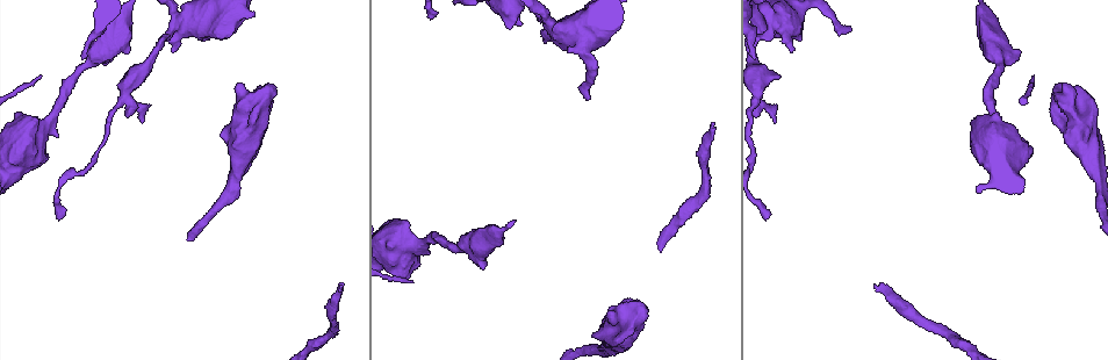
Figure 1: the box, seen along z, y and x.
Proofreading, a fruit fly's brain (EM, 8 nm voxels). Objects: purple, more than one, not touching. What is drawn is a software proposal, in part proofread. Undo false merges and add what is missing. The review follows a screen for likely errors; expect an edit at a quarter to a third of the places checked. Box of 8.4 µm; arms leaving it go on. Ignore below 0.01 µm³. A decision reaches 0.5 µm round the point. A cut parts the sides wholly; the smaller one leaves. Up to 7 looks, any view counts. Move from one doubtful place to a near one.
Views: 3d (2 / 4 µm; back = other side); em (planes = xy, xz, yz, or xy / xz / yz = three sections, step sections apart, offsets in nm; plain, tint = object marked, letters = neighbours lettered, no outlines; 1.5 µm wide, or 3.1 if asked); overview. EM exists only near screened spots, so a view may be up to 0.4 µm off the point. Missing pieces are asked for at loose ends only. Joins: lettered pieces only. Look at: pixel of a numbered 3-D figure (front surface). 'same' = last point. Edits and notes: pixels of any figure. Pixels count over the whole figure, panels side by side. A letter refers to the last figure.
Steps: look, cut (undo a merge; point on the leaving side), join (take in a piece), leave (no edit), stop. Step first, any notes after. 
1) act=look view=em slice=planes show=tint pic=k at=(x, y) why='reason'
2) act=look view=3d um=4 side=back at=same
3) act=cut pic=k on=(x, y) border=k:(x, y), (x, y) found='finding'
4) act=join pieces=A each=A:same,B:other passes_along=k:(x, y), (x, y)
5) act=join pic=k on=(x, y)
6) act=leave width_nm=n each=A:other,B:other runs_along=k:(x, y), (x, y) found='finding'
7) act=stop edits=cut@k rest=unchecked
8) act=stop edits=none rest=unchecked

act=look view=em slice=planes show=plain pic=1 at=(143, 121) why='branch stops here'

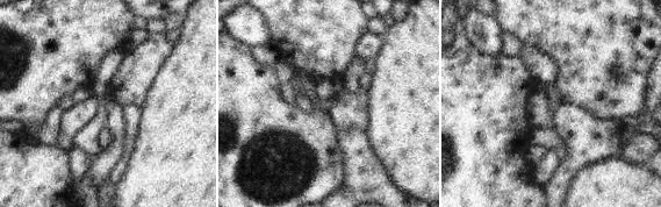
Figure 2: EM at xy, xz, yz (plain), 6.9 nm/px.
act=look view=em slice=planes show=letters at=same

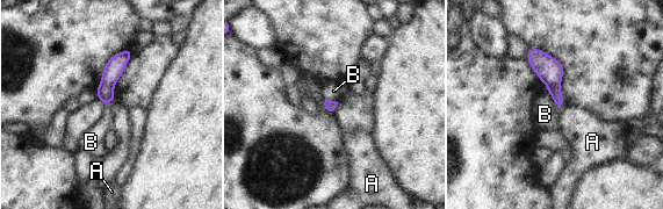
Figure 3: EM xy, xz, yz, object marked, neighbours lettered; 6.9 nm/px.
act=leave each=A:other,B:other runs_along=3:(128, 52), (107, 81), (105, 100) found='no lettered piece goes on from it'

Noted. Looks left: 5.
act=look view=3d um=4 pic=1 at=(877, 287) why='free end'

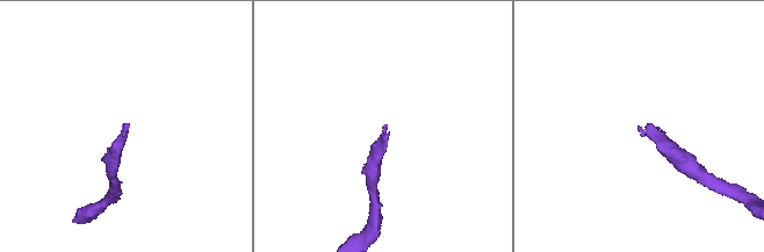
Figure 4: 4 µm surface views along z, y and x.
act=look view=em slice=planes show=plain pic=4 at=(387, 125)

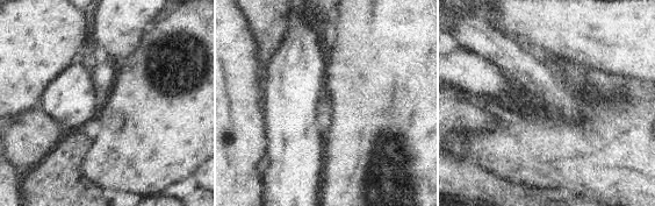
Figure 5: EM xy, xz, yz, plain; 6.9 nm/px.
act=look view=em slice=planes show=letters at=same why='see the neighbours'

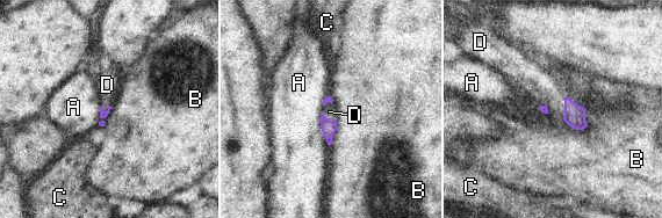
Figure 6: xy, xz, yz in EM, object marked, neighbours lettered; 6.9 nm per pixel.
act=join pic=6 on=(539, 85) longest_contact=A:240nm each=A:other,B:other,C:other,D:same found='the cell continues'

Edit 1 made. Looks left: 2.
act=stop edits=join@6 rest=unchecked

